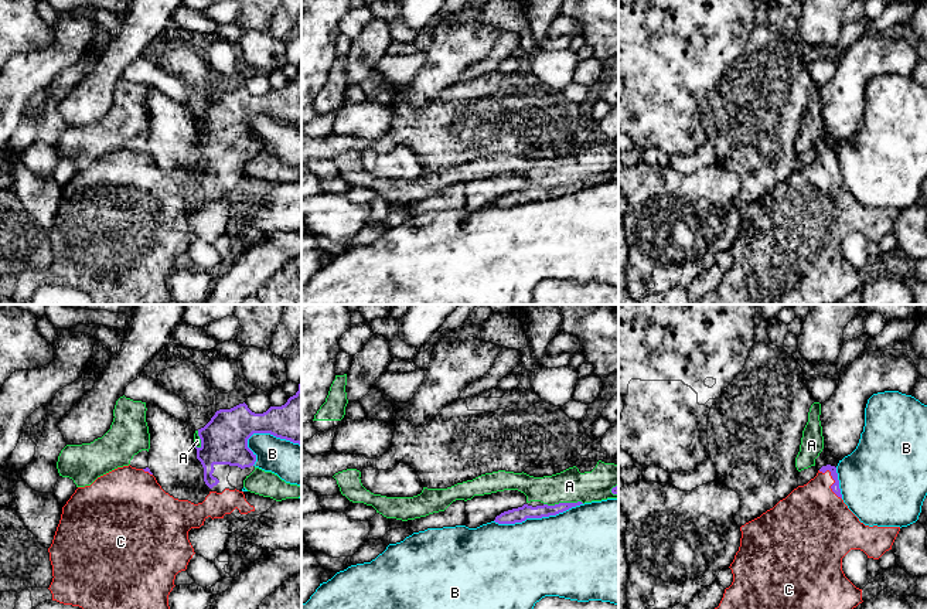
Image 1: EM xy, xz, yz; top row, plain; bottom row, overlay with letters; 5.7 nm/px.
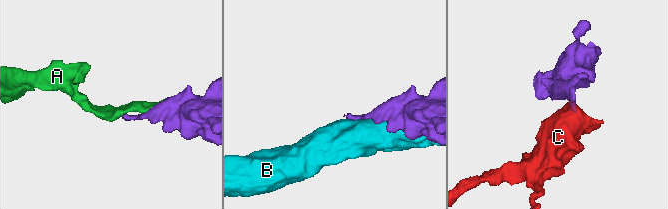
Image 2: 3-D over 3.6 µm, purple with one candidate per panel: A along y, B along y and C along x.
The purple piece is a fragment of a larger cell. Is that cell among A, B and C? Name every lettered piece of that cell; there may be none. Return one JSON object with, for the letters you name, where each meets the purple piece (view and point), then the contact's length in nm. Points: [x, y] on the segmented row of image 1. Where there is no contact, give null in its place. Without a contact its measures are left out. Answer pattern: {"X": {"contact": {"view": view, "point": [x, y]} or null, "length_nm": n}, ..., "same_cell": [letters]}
{"C": {"contact": {"view": "yz", "point": [834, 479]}, "length_nm": 220}, "same_cell": ["C"]}

